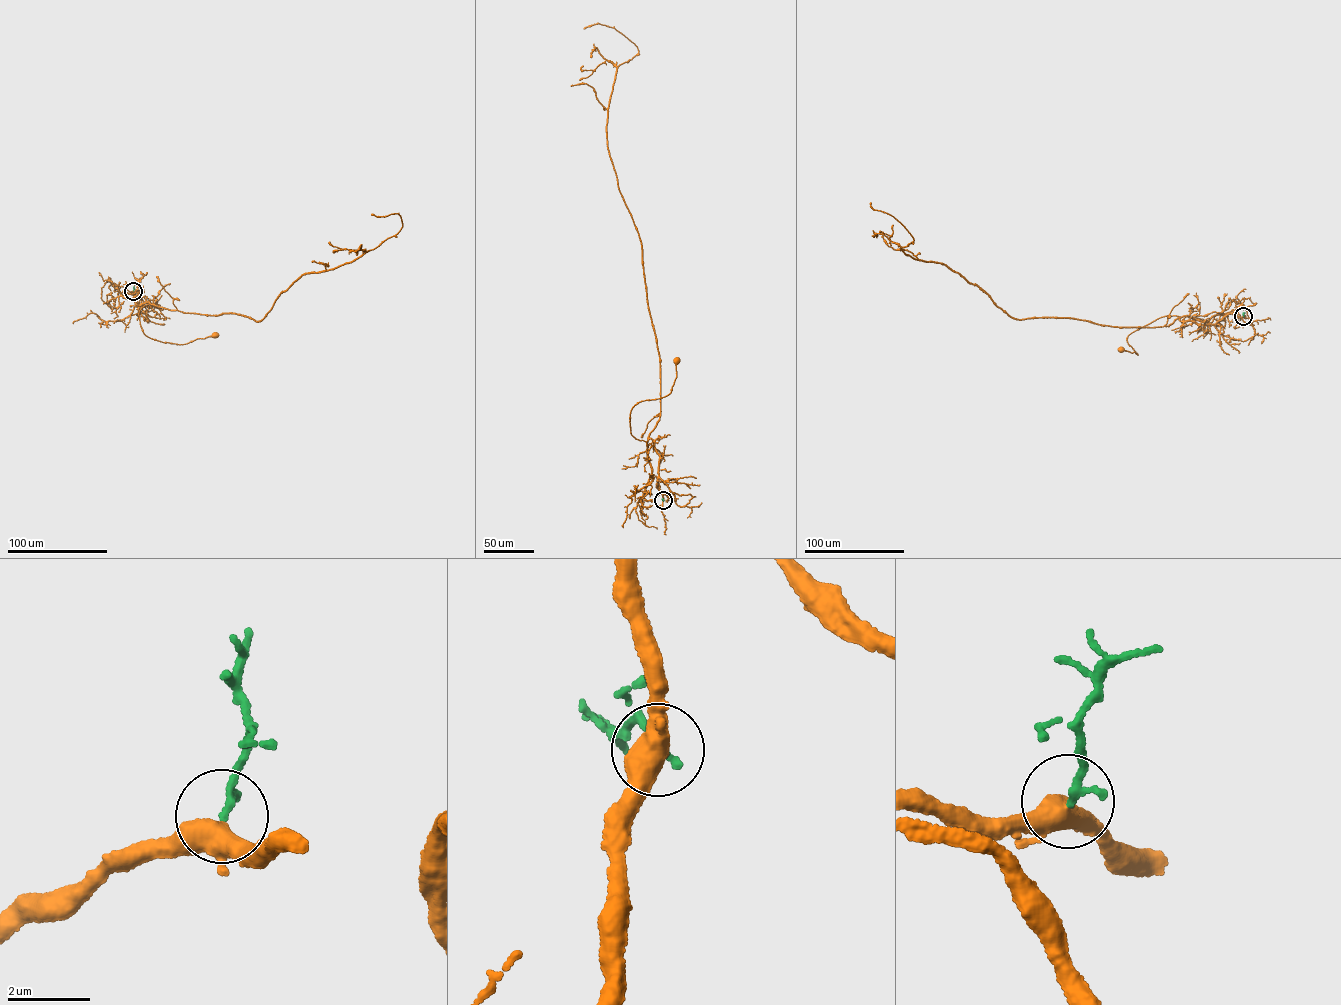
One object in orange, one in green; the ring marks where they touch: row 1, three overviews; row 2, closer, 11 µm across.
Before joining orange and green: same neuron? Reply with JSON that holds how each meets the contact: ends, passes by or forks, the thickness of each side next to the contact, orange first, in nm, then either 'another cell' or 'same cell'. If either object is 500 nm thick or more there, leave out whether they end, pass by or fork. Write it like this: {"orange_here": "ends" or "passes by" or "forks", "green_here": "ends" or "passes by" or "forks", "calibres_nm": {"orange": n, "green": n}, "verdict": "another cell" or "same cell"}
{"orange_here": "passes by", "green_here": "ends", "calibres_nm": {"orange": 460, "green": 200}, "verdict": "same cell"}

